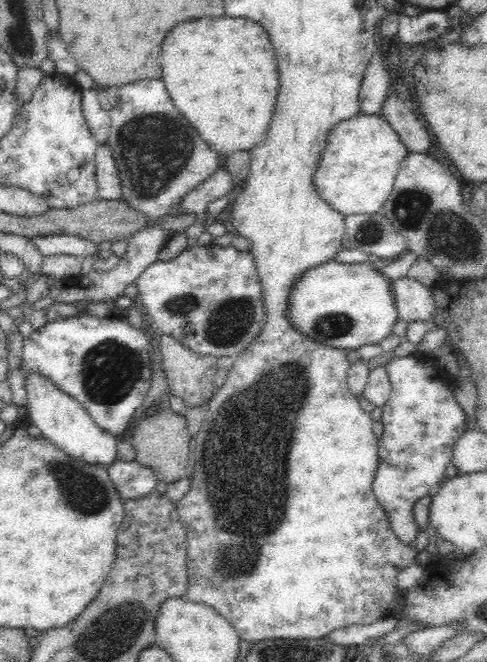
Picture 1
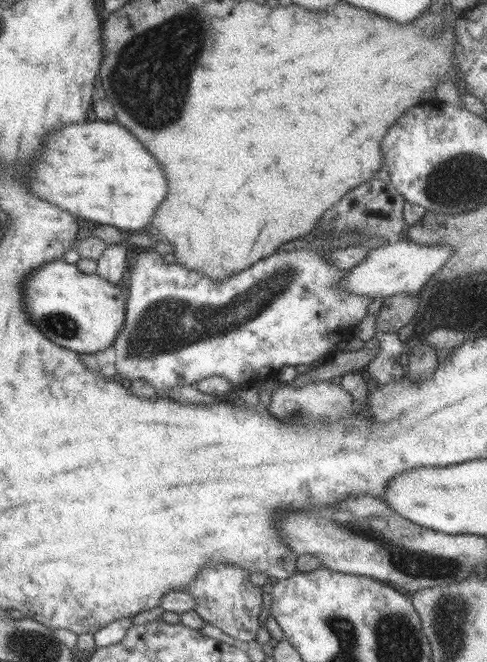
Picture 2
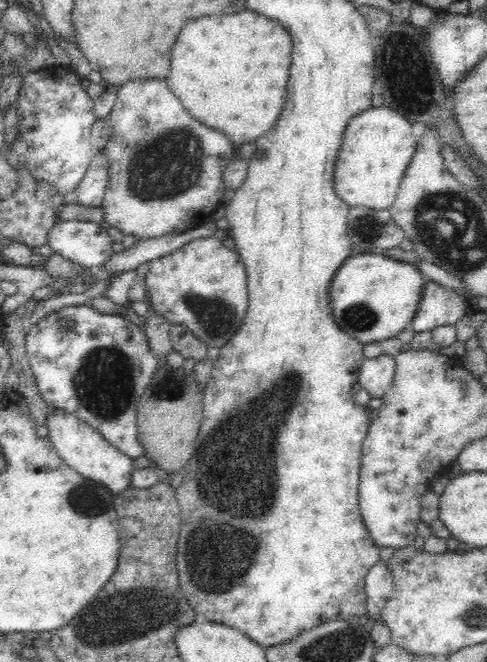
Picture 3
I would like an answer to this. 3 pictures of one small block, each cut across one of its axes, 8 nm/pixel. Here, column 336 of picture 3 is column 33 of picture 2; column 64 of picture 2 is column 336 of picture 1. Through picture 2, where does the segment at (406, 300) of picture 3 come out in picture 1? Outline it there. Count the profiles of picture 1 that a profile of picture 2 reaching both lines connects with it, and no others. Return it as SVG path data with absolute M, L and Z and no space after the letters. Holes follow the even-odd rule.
M328 261L308 268L297 276L286 302L286 317L292 327L308 339L339 349L358 349L364 344L379 344L392 333L398 311L392 299L391 282L370 262Z

